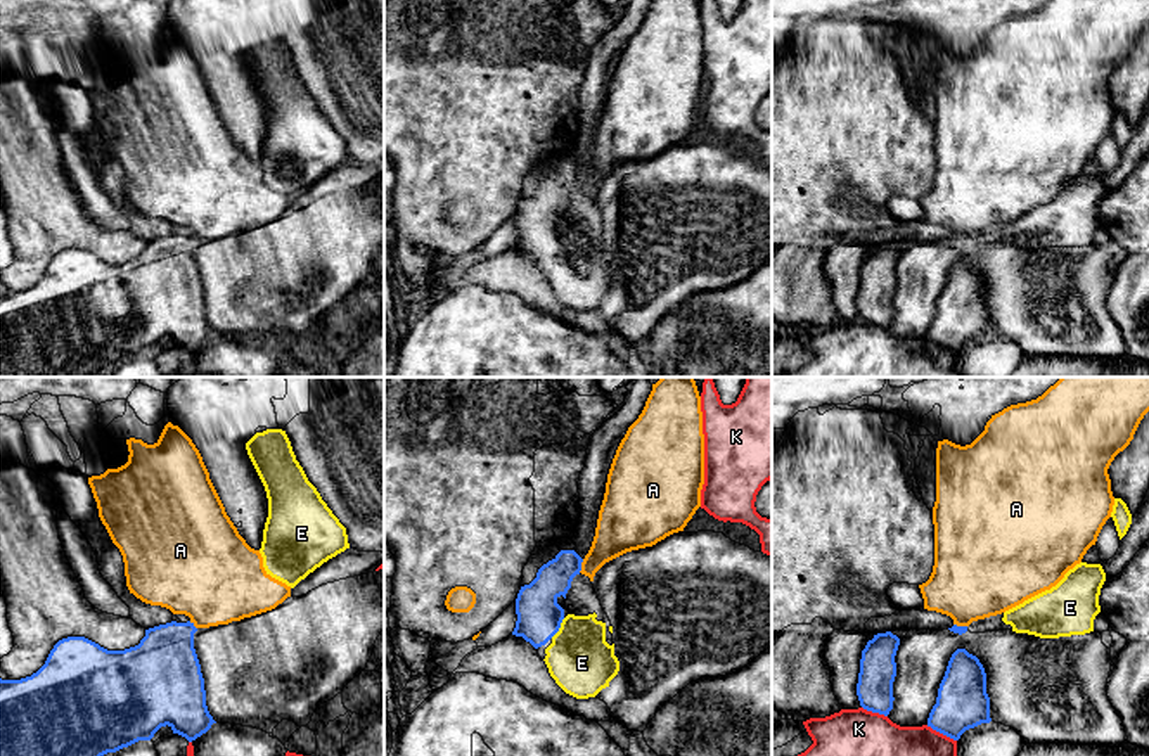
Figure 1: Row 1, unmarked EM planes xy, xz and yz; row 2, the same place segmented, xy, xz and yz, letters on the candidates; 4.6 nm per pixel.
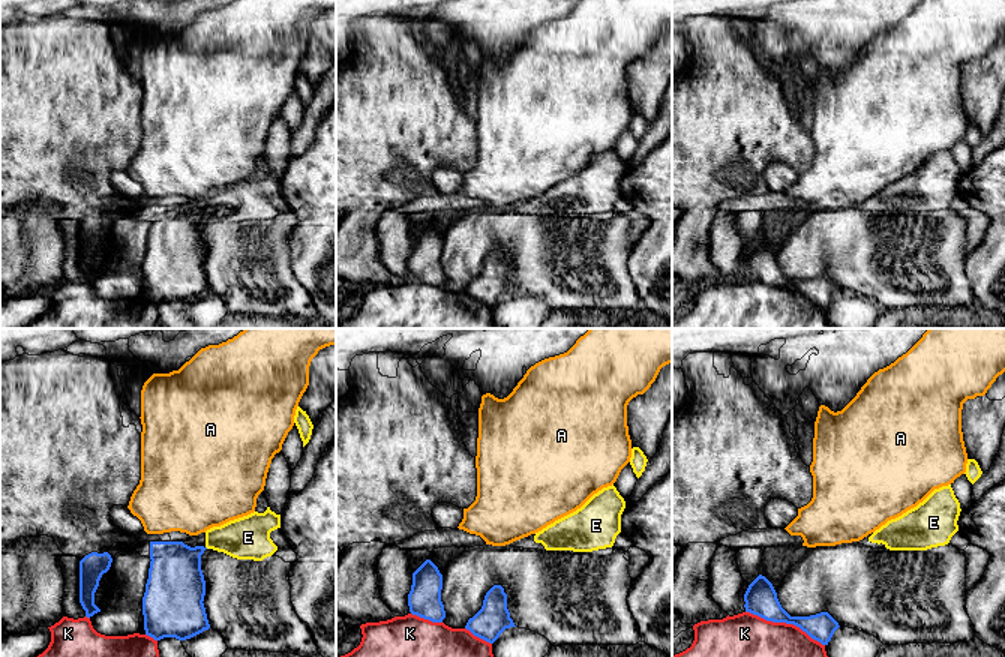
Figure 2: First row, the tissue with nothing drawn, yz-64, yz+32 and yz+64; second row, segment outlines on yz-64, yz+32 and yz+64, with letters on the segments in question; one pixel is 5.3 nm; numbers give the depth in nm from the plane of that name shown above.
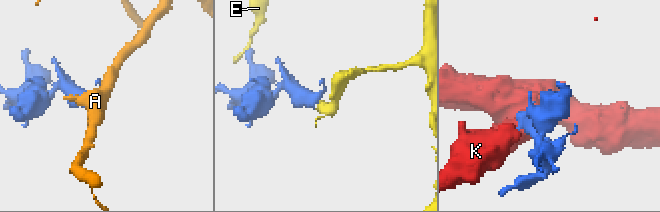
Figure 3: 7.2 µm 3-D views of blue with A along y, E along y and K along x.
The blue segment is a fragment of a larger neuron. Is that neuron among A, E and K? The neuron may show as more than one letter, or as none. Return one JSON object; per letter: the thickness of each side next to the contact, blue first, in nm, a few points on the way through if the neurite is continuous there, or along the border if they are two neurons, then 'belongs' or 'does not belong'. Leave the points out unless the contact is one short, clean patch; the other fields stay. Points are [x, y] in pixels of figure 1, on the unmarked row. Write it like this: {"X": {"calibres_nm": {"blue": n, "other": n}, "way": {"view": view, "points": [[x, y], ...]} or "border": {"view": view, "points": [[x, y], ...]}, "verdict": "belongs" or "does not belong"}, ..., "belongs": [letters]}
{"A": {"calibres_nm": {"blue": 180, "other": 220}, "border": {"view": "xz", "points": [[584, 172], [578, 184]]}, "verdict": "does not belong"}, "E": {"calibres_nm": {"blue": 200, "other": 300}, "way": {"view": "xz", "points": [[539, 227], [559, 239], [578, 258], [582, 275]]}, "verdict": "belongs"}, "K": {"calibres_nm": {"blue": 240, "other": 360}, "verdict": "does not belong"}, "belongs": ["E"]}

